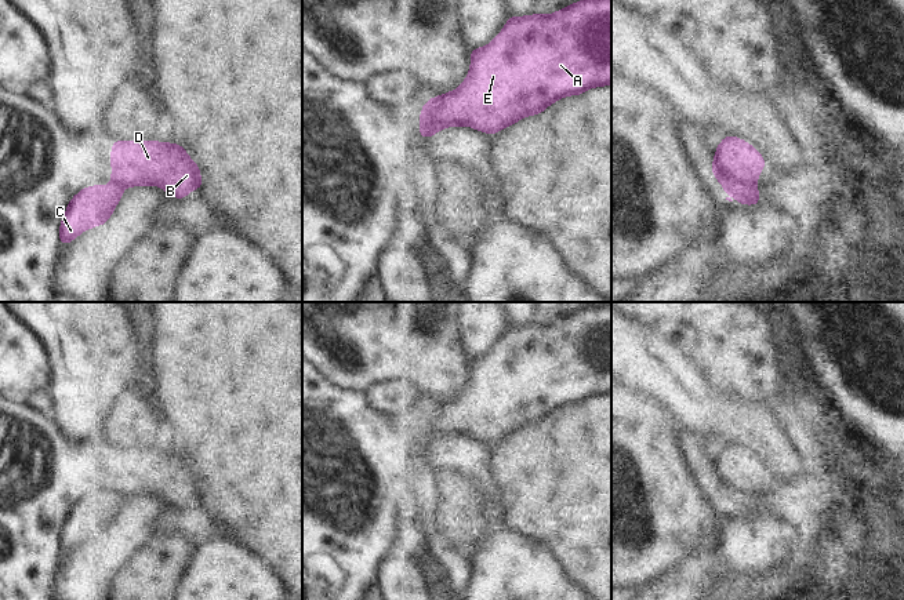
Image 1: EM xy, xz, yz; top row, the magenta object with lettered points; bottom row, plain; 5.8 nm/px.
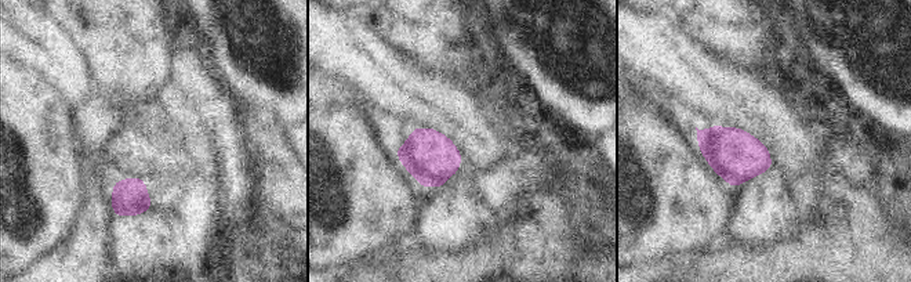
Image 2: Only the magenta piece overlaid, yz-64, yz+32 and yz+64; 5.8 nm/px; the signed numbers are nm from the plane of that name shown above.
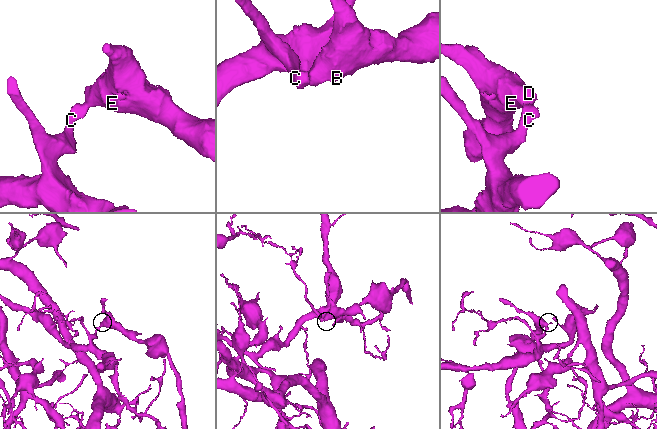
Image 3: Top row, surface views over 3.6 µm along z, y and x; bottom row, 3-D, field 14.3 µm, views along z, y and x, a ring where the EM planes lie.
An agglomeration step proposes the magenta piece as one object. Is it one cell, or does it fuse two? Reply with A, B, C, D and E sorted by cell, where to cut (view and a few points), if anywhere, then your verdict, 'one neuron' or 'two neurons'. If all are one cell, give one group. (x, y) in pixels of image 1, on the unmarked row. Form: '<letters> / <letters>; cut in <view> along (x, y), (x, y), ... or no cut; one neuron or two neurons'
A B D E / C; cut in yz along (755, 494), (739, 493), (734, 502); two neurons

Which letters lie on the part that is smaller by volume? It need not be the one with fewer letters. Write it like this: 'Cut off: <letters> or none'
Cut off: A, B, D, E

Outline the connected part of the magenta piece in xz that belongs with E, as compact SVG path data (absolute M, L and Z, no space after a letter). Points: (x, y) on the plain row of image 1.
M611 303L591 305L549 326L541 321L531 326L511 324L502 341L487 356L471 359L471 366L465 390L455 400L428 408L421 418L421 429L428 433L422 443L426 448L451 434L469 434L494 444L526 425L540 423L566 404L611 393Z

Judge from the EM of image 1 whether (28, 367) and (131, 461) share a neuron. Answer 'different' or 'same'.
different

